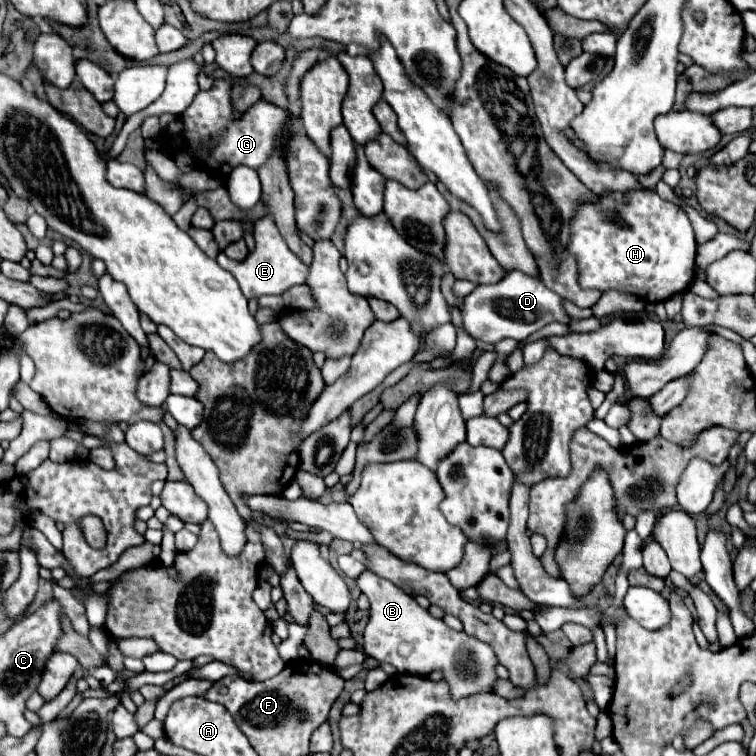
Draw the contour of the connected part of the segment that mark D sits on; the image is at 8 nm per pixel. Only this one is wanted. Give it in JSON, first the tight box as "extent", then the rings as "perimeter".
{"extent":[460,271,568,345],"perimeter":[[[512,271],[494,285],[478,285],[470,295],[464,297],[460,313],[468,335],[490,345],[496,345],[508,337],[524,341],[528,335],[552,321],[568,323],[568,315],[562,309],[560,295],[550,291],[540,279],[530,277],[522,271]]]}

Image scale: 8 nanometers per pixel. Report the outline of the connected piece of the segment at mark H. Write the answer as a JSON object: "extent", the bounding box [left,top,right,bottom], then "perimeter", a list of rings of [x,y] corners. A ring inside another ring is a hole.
{"extent":[568,189,696,303],"perimeter":[[[640,189],[632,191],[628,199],[620,199],[620,195],[596,195],[596,203],[578,203],[576,215],[570,223],[568,253],[576,257],[578,283],[584,289],[596,289],[602,293],[616,289],[642,297],[648,303],[660,303],[674,293],[688,289],[692,283],[696,239],[692,223],[680,205],[660,199],[654,189]]]}

